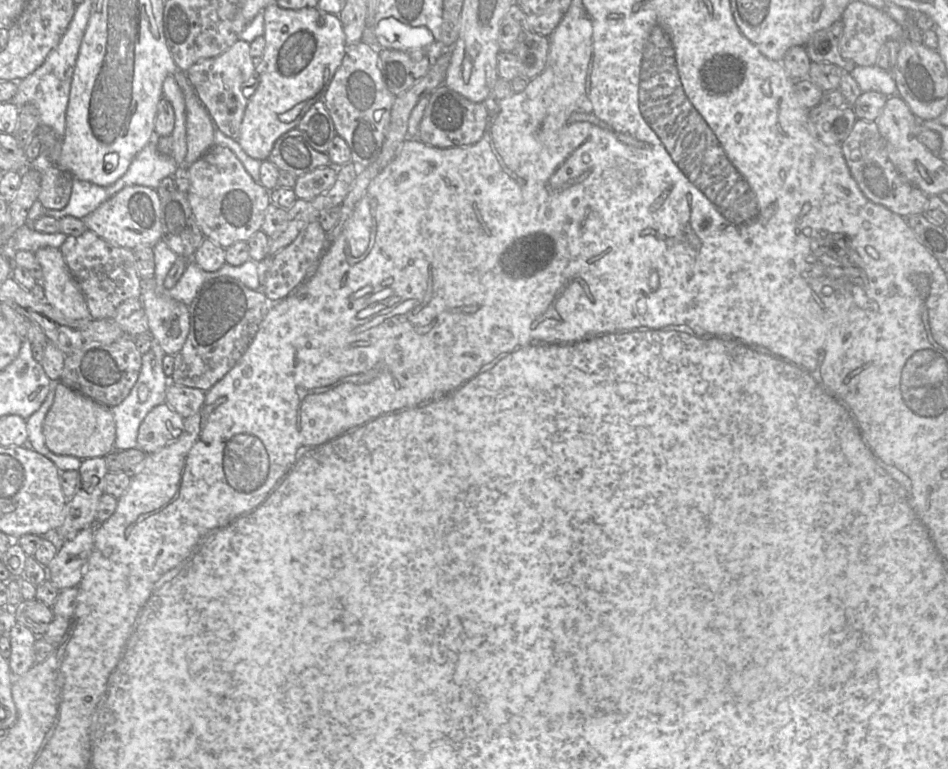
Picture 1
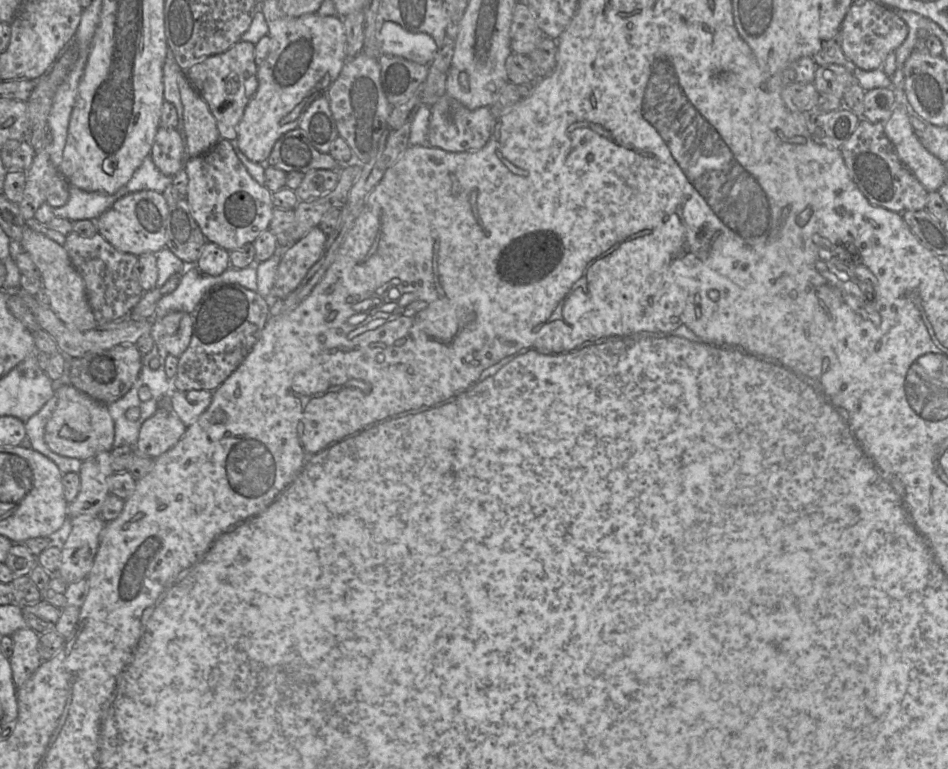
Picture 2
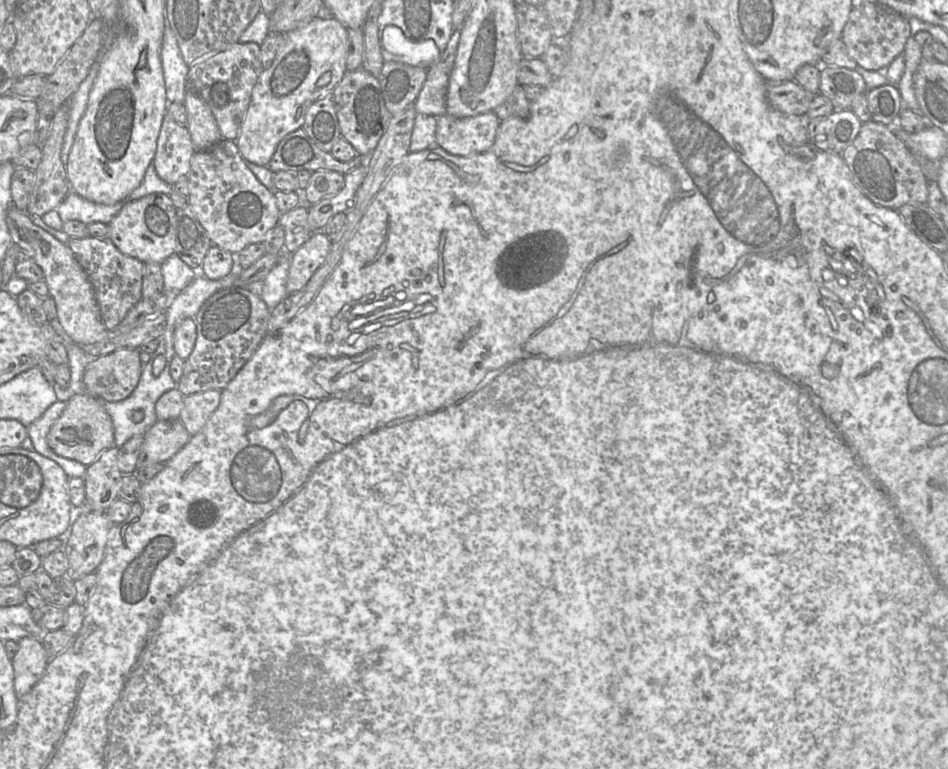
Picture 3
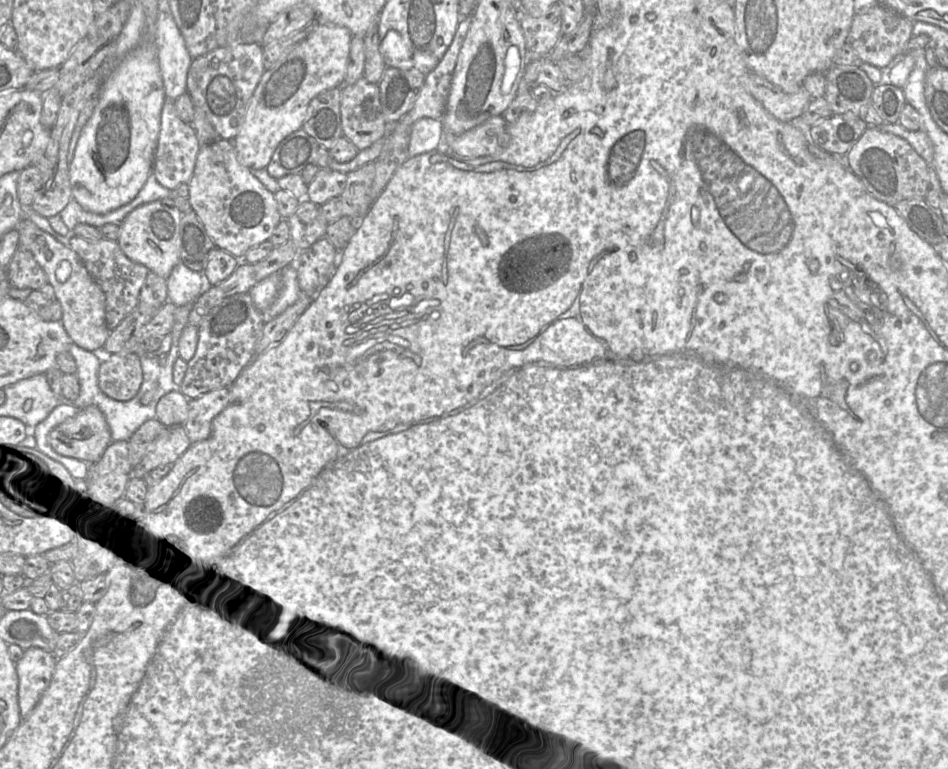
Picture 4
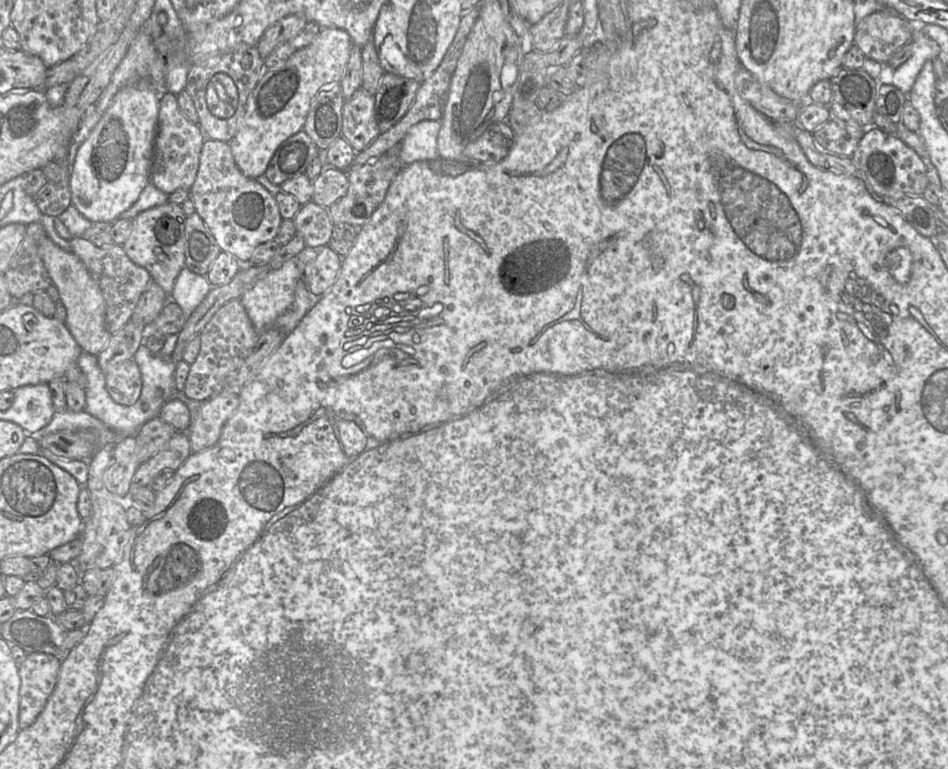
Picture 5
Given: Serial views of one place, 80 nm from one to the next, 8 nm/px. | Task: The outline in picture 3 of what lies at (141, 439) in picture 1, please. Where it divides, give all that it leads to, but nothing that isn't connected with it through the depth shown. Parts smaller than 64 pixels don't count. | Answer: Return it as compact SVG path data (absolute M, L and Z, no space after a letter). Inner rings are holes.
M158 420L144 434L137 467L166 463L190 440L191 435L179 420Z

